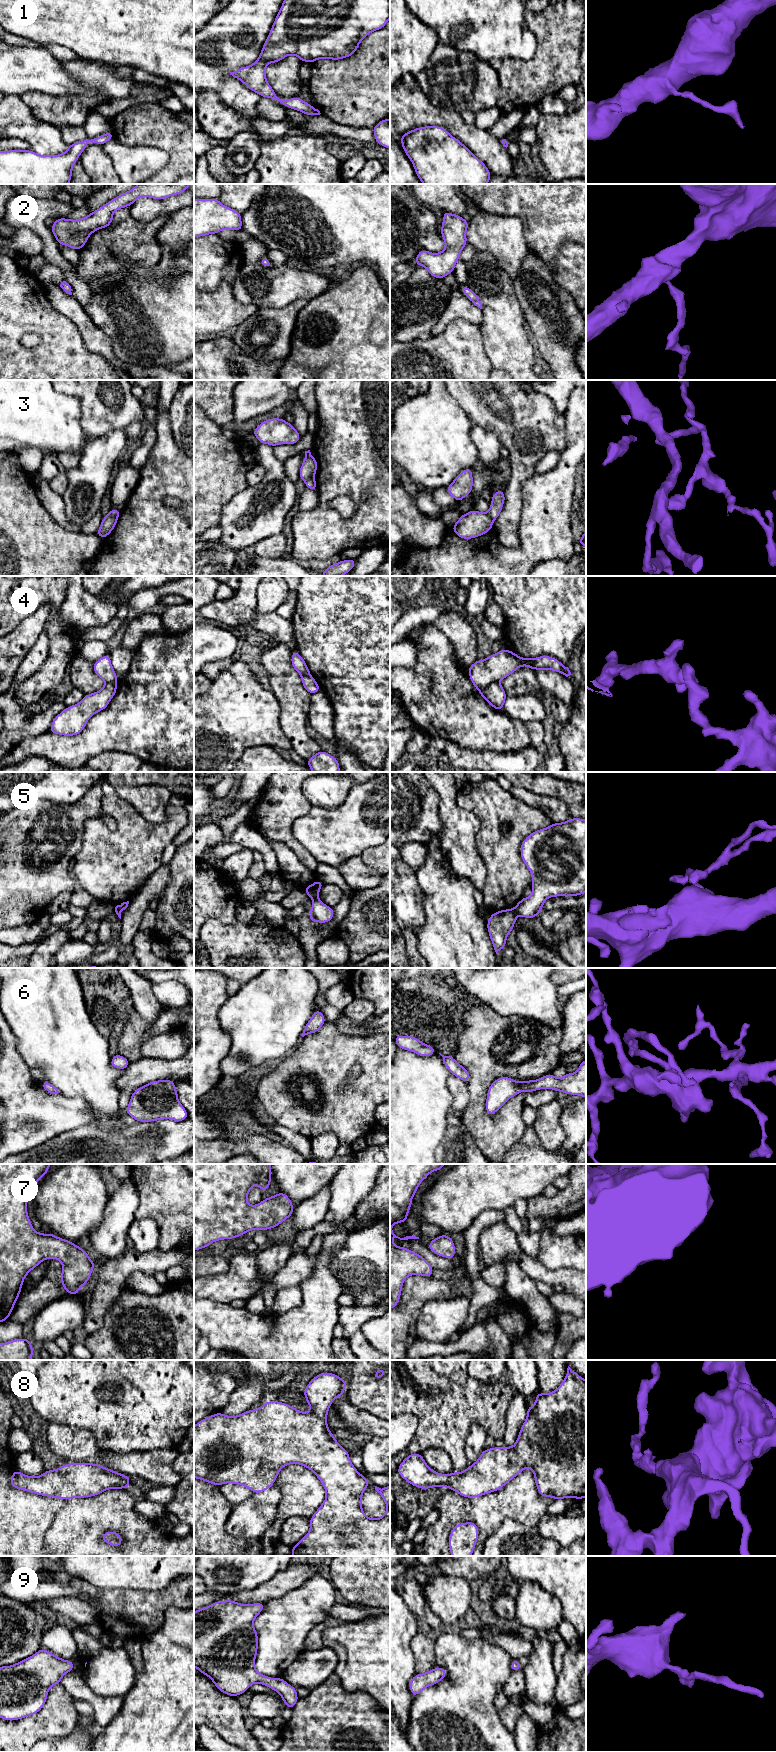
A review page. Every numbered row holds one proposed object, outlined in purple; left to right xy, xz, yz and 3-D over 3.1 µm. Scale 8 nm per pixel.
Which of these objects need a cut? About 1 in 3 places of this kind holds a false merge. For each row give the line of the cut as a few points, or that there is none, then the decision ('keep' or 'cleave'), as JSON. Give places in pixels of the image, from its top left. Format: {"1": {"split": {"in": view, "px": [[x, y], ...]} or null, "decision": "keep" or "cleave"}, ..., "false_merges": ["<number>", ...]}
{"1": {"split": null, "decision": "keep"}, "2": {"split": null, "decision": "keep"}, "3": {"split": {"in": "xz", "px": [[313, 477], [305, 481]]}, "decision": "cleave"}, "4": {"split": {"in": "yz", "px": [[495, 681], [479, 691]]}, "decision": "cleave"}, "5": {"split": {"in": "xz", "px": [[317, 896], [313, 899]]}, "decision": "cleave"}, "6": {"split": null, "decision": "keep"}, "7": {"split": null, "decision": "keep"}, "8": {"split": null, "decision": "keep"}, "9": {"split": null, "decision": "keep"}, "false_merges": ["3", "4", "5"]}

